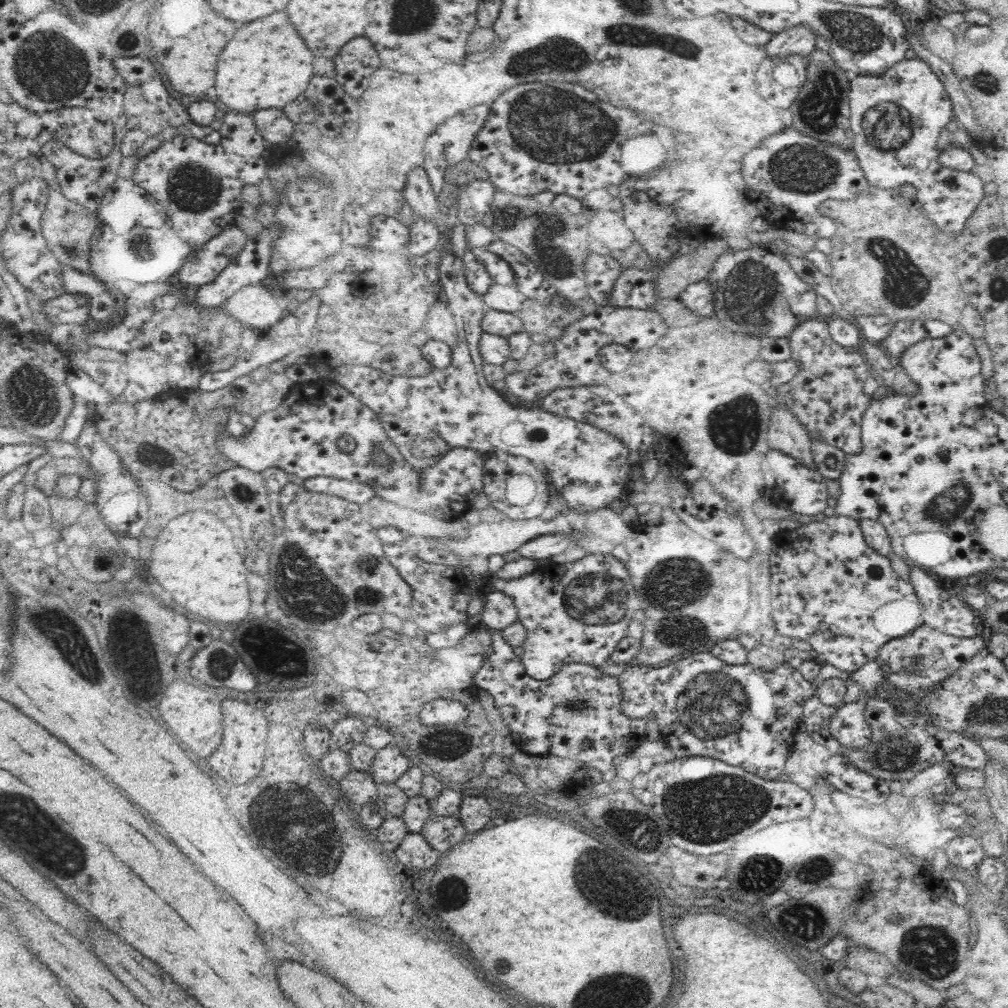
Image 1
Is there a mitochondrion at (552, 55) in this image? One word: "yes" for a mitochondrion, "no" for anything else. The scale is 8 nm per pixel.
yes

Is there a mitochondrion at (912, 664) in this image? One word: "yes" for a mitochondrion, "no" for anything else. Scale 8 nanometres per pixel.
yes

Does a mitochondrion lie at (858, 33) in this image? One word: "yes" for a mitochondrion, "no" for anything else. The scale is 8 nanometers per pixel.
yes

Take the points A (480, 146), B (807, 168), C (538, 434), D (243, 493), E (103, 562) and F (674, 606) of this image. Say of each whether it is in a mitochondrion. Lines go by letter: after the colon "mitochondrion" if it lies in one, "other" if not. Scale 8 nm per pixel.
A: other
B: mitochondrion
C: mitochondrion
D: mitochondrion
E: mitochondrion
F: mitochondrion

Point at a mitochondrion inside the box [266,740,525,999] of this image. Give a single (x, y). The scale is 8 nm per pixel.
(458, 889)

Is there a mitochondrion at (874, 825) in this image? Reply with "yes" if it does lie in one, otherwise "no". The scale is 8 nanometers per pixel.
no

